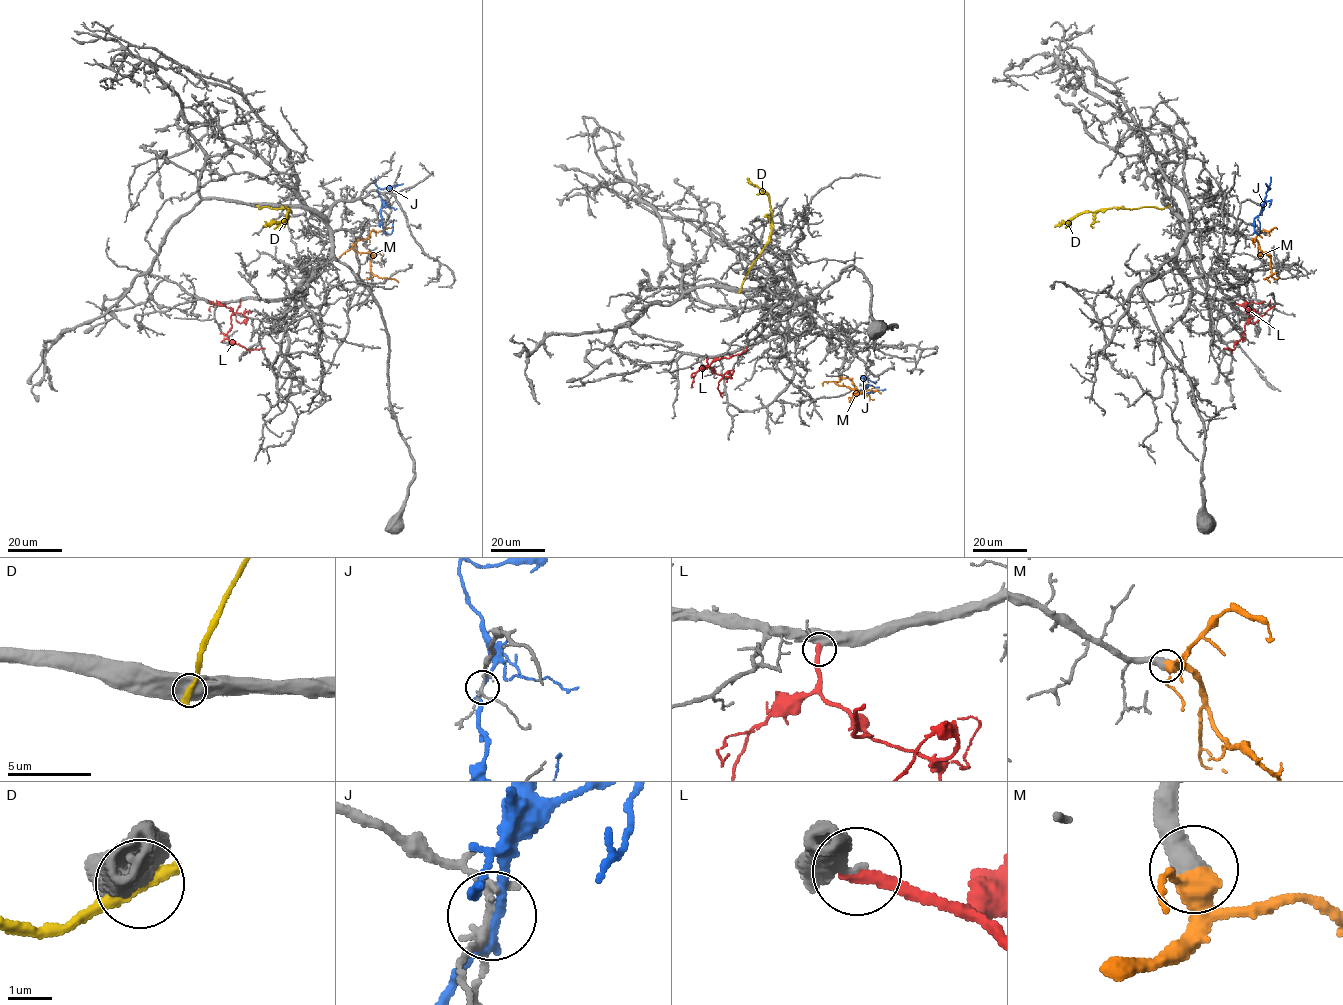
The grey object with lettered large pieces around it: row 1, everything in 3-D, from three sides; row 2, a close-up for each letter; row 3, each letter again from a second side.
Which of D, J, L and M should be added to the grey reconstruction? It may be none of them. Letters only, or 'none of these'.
M

